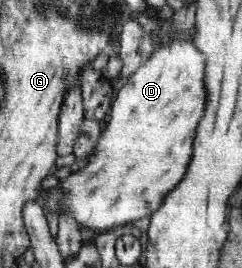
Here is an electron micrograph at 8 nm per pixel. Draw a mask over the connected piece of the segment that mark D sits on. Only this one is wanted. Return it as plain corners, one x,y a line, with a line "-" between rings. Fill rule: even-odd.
183,39
172,41
169,45
158,47
150,55
133,75
126,81
120,83
117,87
115,97
112,101
108,114
106,128
102,134
95,139
94,150
88,155
87,163
83,169
71,173
60,183
60,197
64,209
72,215
72,219
77,222
81,231
93,231
95,234
111,231
117,227
123,227
129,223
149,217
154,211
159,209
163,198
184,178
184,173
191,159
192,141
195,135
196,127
206,110
206,87
204,86
205,76
205,56
190,41

